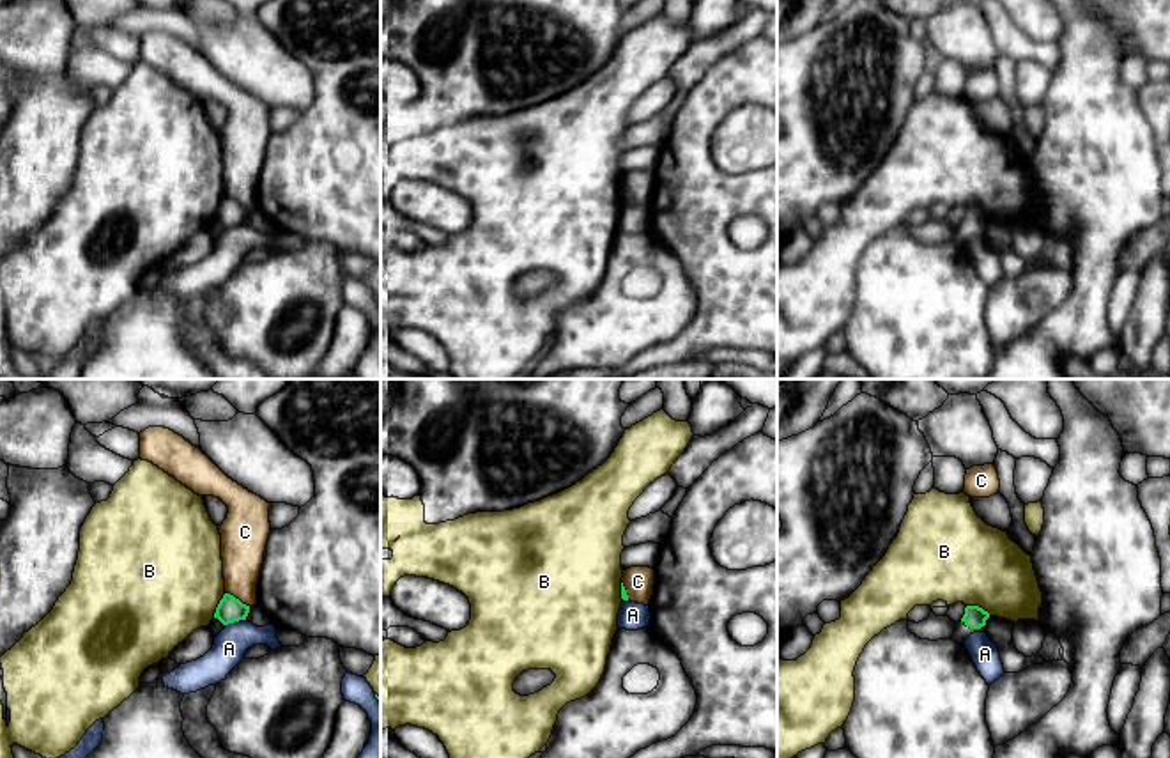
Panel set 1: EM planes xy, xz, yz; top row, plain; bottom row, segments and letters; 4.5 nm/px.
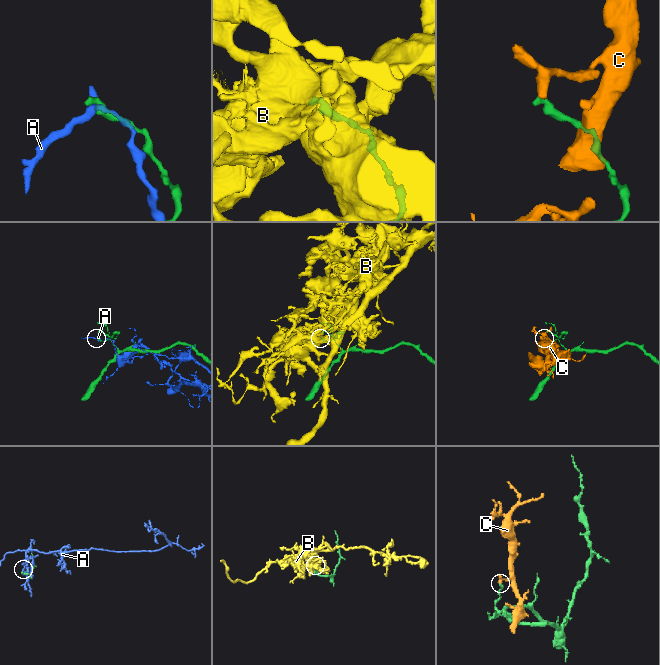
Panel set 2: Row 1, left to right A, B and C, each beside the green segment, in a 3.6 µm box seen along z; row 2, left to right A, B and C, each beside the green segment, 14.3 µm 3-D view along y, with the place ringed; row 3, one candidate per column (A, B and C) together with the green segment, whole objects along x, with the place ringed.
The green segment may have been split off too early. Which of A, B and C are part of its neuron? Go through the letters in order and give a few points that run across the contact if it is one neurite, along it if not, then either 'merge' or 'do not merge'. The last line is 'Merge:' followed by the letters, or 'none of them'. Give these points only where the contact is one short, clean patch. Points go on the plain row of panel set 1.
A: do not merge
B: do not merge
C: line xy (225, 195), (250, 209); do not merge
Merge: none of them

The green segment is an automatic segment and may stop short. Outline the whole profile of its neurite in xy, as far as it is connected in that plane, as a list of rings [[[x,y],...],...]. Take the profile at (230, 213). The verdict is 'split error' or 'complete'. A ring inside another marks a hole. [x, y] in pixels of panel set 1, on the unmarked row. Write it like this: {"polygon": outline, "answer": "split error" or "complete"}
{"polygon": [[[225,197],[219,204],[214,221],[218,221],[223,228],[246,223],[250,216],[250,209],[242,207],[239,202],[235,202],[230,197]]], "answer": "complete"}

